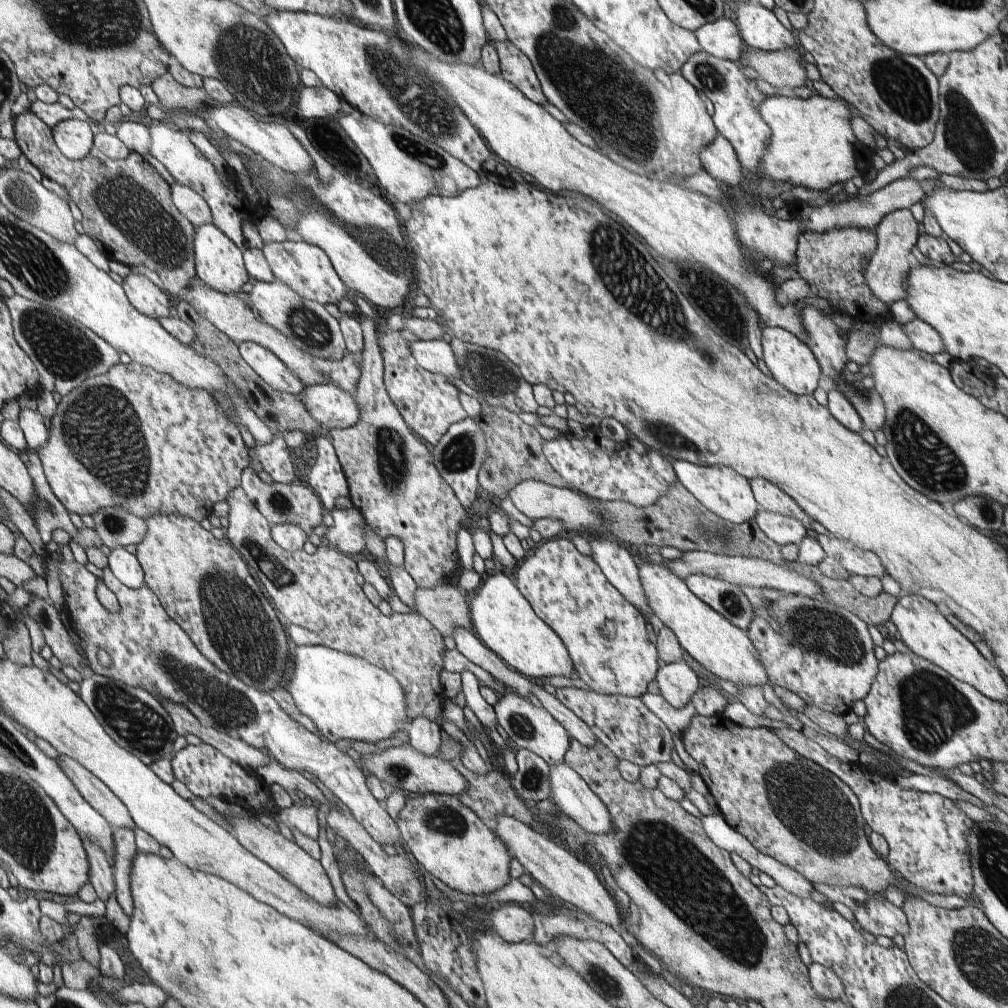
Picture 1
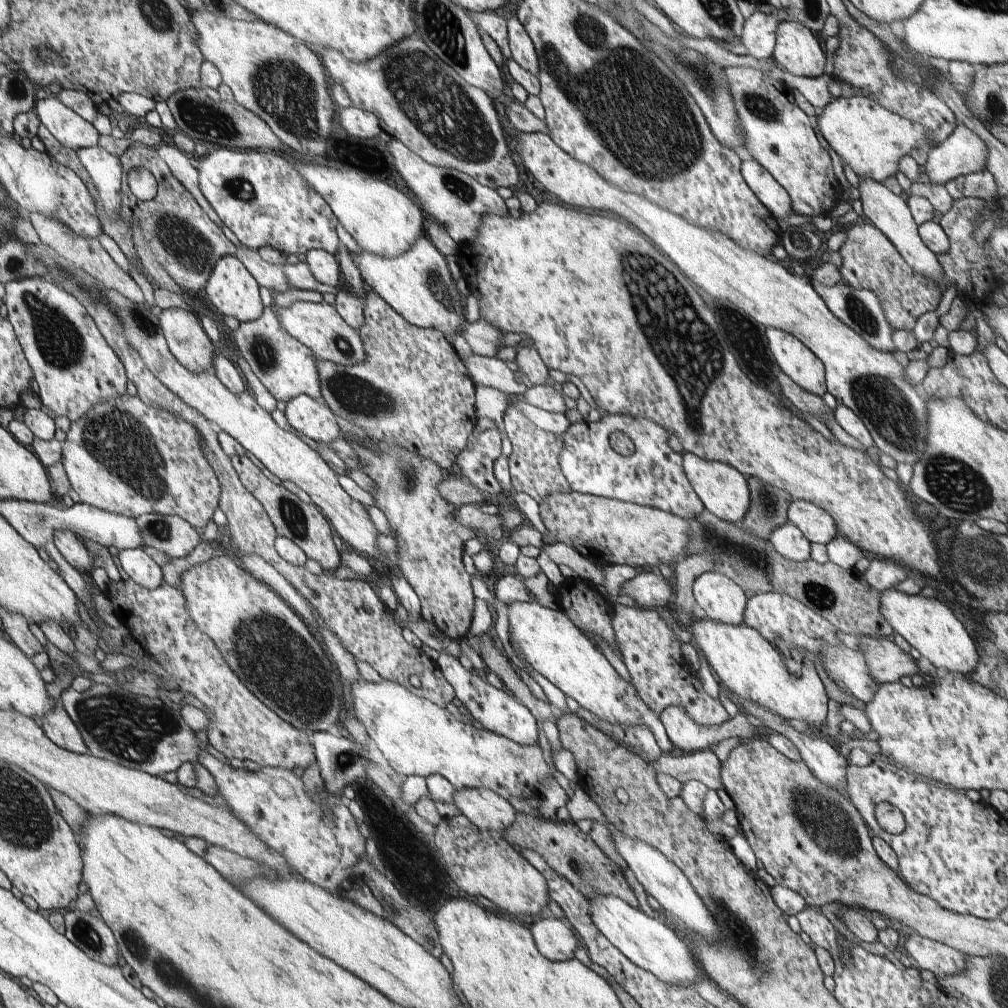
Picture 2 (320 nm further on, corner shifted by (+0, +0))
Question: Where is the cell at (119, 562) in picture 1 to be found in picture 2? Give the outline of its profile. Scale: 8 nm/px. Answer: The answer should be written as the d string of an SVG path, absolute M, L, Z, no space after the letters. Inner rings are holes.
M140 547L122 549L118 558L122 569L141 587L155 589L164 582L161 566Z

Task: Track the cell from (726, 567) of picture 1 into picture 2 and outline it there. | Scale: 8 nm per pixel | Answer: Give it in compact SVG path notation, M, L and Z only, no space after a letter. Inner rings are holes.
M640 570L632 580L622 583L619 594L630 596L636 604L645 609L670 607L674 583L651 570Z

